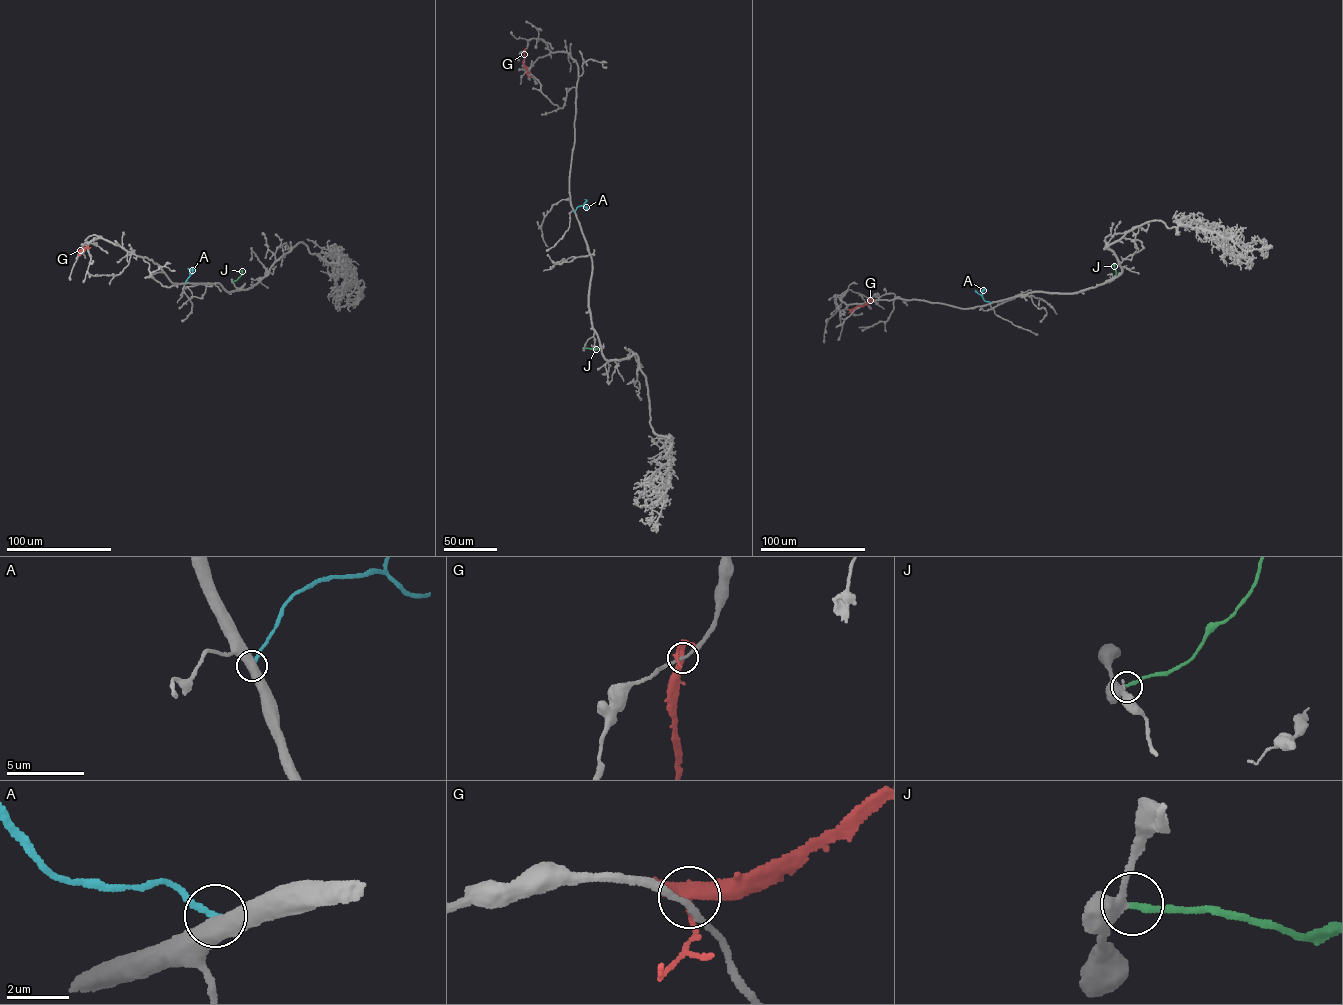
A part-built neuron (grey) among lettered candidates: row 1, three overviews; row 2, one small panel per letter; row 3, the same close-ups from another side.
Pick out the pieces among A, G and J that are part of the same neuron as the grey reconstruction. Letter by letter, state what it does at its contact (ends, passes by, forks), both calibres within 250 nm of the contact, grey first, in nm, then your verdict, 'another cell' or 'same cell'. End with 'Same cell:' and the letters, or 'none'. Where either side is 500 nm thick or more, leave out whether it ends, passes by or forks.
A: 500/180 nm | another cell
G: it forks | 200/300 nm | another cell
J: it ends | 400/200 nm | same cell
Same cell: J

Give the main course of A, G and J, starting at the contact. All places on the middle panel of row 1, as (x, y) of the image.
A: (574, 212), (583, 205), (585, 199)
G: (525, 50), (523, 64), (527, 75), (531, 76)
J: (584, 347), (597, 349)

